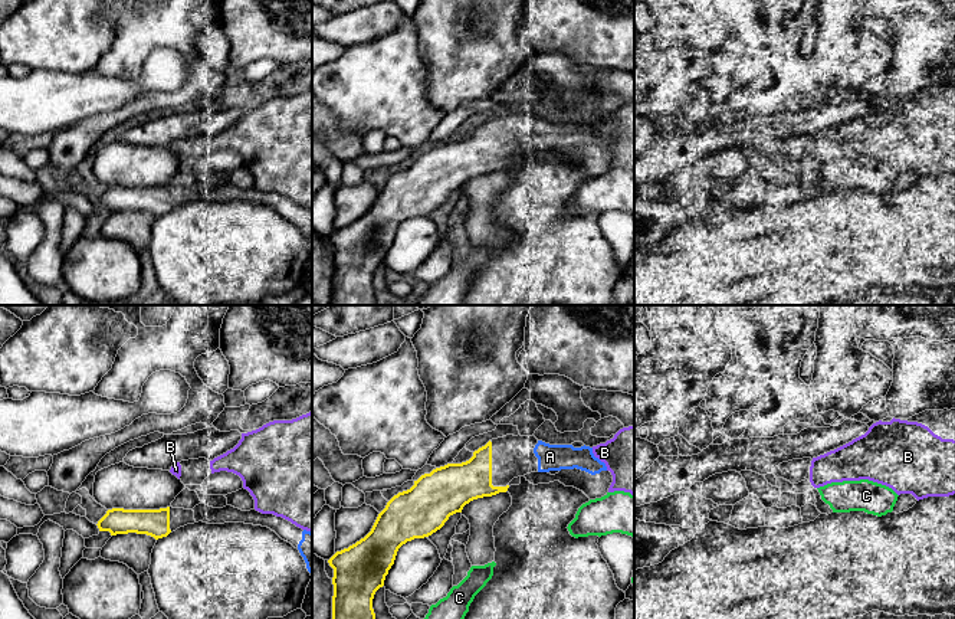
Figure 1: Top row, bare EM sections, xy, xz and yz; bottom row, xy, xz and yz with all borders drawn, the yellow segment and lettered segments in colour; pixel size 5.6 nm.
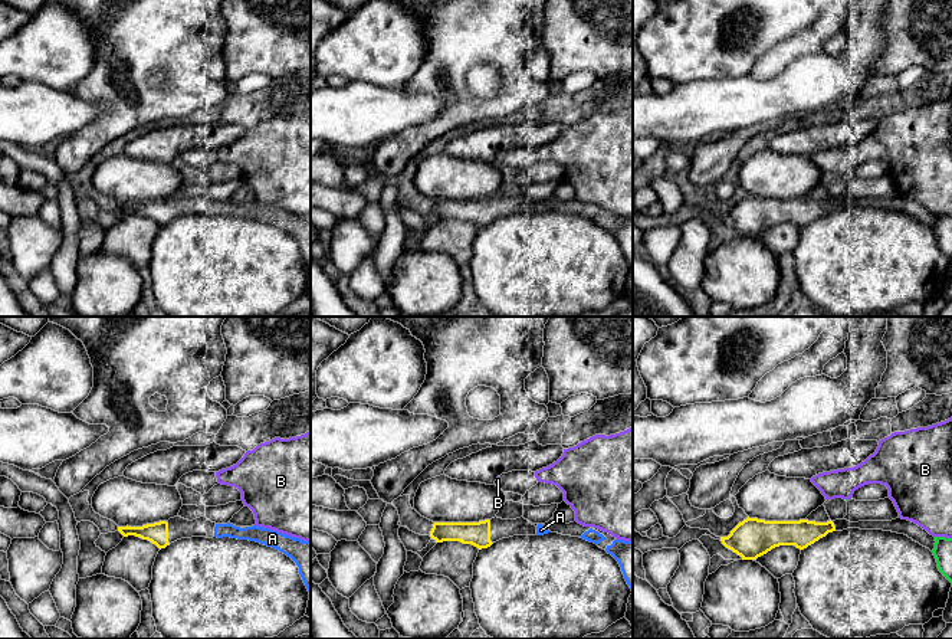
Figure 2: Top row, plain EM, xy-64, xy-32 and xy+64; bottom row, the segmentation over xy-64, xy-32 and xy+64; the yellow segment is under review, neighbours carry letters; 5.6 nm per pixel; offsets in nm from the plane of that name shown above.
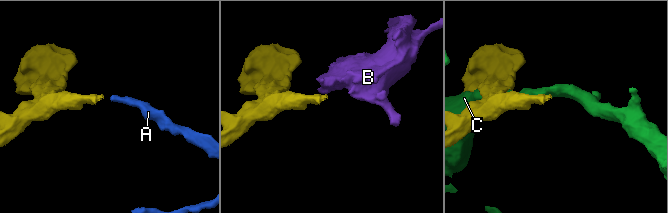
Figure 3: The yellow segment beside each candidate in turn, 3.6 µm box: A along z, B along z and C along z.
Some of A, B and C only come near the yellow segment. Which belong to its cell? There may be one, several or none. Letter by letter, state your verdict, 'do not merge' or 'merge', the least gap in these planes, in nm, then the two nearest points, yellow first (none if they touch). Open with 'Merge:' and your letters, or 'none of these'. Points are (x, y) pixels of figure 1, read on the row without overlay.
Merge: A
A: merge; gap 190 nm; span xz (508, 163), (538, 148)
B: do not merge; gap 170 nm; span xy (168, 184), (179, 156)
C: do not merge; gap 240 nm; span xz (374, 304), (417, 304)

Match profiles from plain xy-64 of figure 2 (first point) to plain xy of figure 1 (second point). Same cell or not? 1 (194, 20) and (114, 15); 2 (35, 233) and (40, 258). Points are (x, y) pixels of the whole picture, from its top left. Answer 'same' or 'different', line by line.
1: different
2: different

